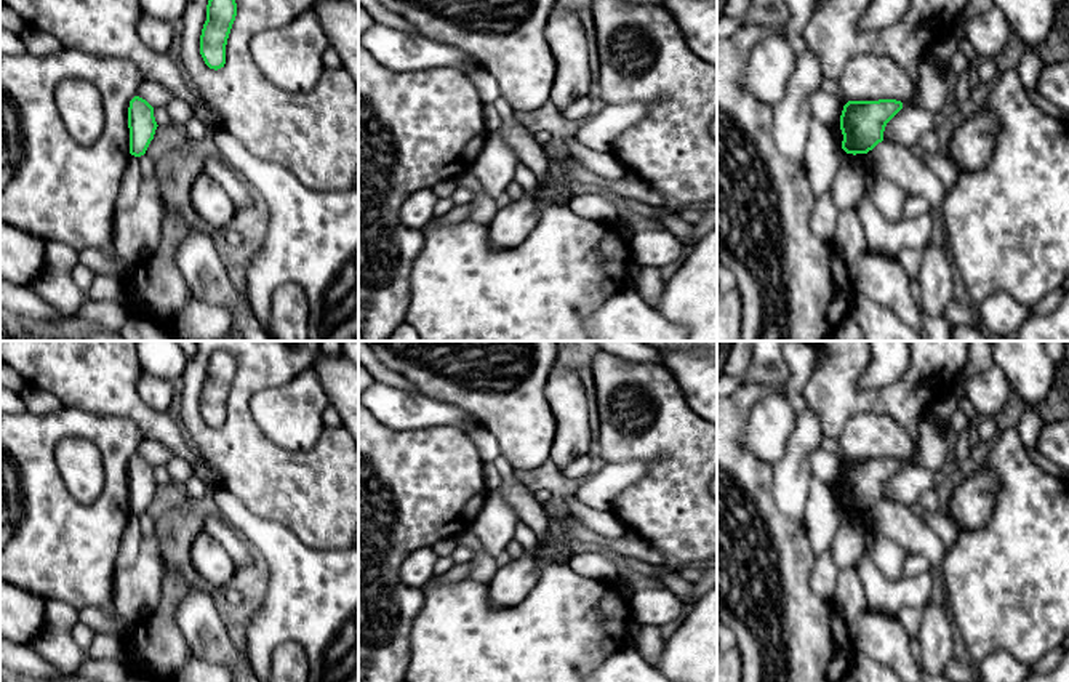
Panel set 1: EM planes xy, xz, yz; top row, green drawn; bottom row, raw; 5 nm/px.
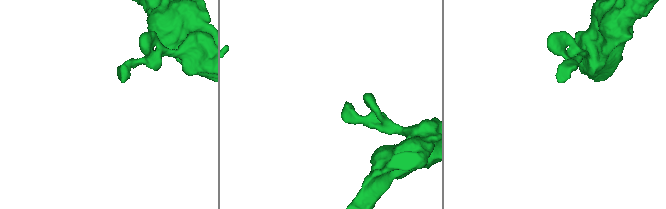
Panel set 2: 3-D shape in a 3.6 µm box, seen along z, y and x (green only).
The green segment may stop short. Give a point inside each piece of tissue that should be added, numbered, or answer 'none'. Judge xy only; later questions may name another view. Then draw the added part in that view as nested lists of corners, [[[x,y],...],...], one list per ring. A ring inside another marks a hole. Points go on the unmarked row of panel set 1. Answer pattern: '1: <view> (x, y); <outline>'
none

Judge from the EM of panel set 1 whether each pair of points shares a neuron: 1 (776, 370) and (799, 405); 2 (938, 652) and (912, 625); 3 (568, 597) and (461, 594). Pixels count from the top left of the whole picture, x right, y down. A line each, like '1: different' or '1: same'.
1: different
2: different
3: same

